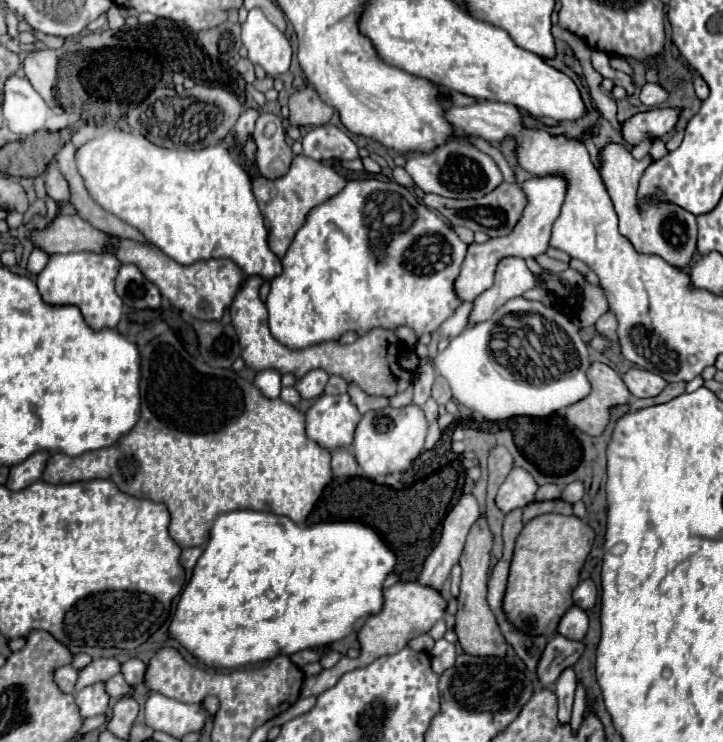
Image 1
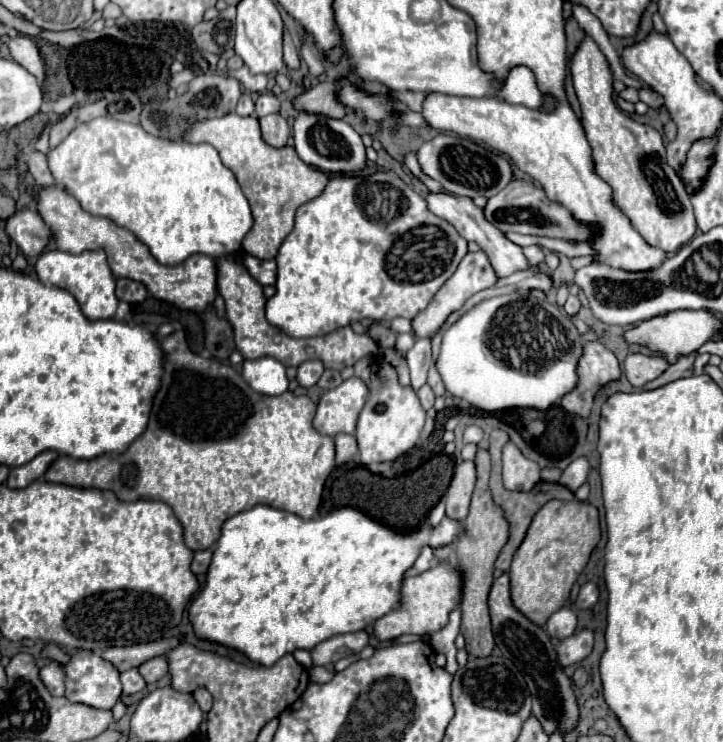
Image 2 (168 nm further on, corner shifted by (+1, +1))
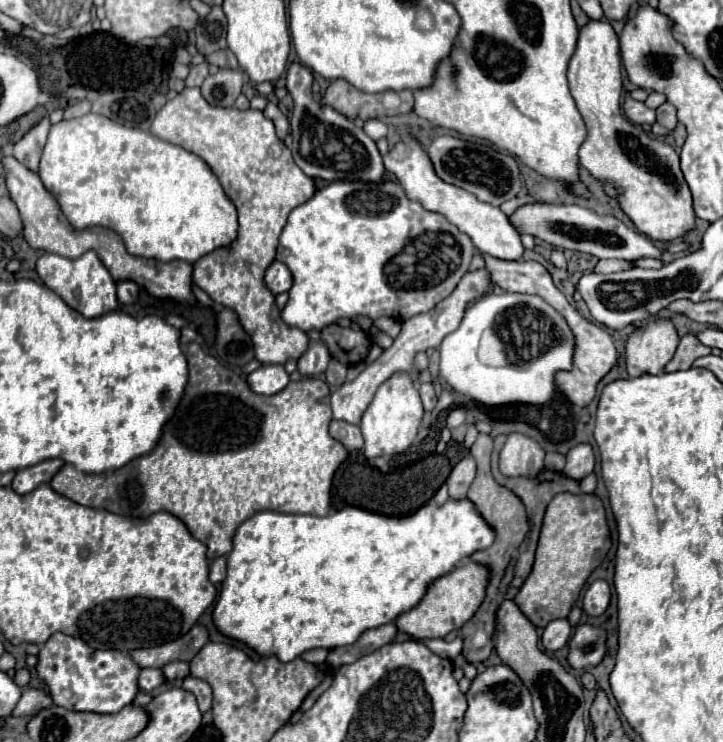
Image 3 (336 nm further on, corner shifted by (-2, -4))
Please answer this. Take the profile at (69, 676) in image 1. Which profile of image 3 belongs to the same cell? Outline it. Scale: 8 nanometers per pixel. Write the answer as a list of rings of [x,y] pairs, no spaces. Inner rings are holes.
[[[26,686],[22,690],[22,698],[20,698],[20,702],[12,714],[14,716],[32,716],[32,712],[36,712],[36,708],[48,708],[52,704],[54,702],[52,702],[52,696],[48,690]]]

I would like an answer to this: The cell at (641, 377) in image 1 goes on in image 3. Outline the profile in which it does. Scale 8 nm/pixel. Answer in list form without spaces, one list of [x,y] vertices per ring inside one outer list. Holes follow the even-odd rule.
[[[656,320],[634,332],[626,342],[628,376],[638,378],[644,374],[660,374],[672,360],[678,334],[670,320]]]

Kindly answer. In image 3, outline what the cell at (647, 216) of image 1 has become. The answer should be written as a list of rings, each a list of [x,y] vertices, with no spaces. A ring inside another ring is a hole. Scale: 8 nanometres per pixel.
[[[588,22],[578,36],[576,52],[568,64],[568,82],[570,92],[576,100],[576,106],[586,122],[588,136],[580,146],[580,164],[586,168],[602,186],[610,198],[616,198],[624,214],[632,220],[636,230],[648,236],[654,242],[670,242],[682,238],[690,230],[694,230],[694,208],[692,208],[692,194],[688,184],[680,172],[678,154],[672,146],[658,138],[650,138],[642,126],[632,124],[620,112],[620,96],[622,96],[622,68],[618,56],[618,36],[608,22]]]

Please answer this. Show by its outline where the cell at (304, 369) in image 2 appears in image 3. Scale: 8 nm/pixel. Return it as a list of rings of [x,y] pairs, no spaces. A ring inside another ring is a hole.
[[[308,332],[308,336],[310,336],[310,348],[298,360],[298,372],[308,378],[318,378],[320,374],[324,374],[330,362],[330,354],[328,354],[328,348],[320,340],[320,332]]]

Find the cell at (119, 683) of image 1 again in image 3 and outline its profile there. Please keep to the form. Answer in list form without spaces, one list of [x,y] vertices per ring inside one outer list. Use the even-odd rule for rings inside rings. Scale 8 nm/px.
[[[142,668],[140,676],[138,676],[138,686],[142,692],[152,692],[154,688],[158,688],[162,684],[164,684],[164,678],[158,668]]]

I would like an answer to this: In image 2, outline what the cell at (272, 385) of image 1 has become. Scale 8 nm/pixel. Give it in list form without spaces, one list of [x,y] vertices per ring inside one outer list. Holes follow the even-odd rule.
[[[273,357],[243,361],[243,379],[263,395],[281,395],[289,387],[285,367]]]

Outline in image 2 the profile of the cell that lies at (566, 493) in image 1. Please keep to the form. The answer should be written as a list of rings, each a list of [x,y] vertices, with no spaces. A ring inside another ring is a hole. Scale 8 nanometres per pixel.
[[[587,457],[575,459],[573,463],[569,463],[569,467],[563,471],[559,483],[569,487],[571,491],[577,491],[585,481],[587,481],[587,473],[589,473],[589,461]]]

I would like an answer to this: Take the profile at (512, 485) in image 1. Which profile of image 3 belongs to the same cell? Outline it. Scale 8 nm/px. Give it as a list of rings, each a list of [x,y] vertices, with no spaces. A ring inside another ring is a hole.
[[[508,434],[500,452],[500,472],[508,478],[536,478],[544,470],[544,450],[528,436]]]

